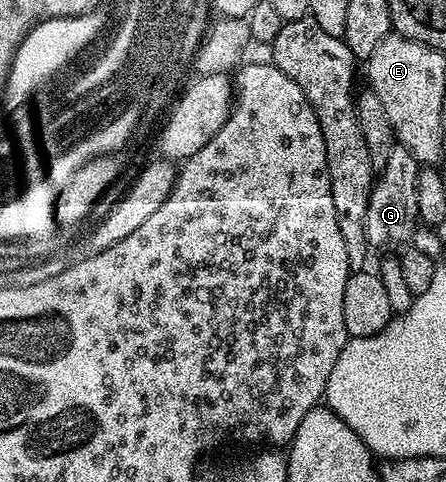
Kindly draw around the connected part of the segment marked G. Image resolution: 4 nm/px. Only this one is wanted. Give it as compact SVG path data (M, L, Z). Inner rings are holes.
M396 144L392 148L392 152L388 152L388 164L384 164L384 168L377 175L373 188L370 189L370 199L368 200L368 216L366 217L366 220L364 222L366 240L367 240L367 243L369 243L371 247L373 247L373 249L374 249L374 246L378 250L386 250L389 248L389 246L399 245L398 247L401 247L403 244L406 244L406 243L401 244L401 242L408 241L409 238L413 236L414 229L416 228L419 229L420 223L418 221L418 209L416 208L416 180L418 179L419 169L420 169L420 164L412 156L412 152L408 152L407 150L405 150L403 146L399 146Z

